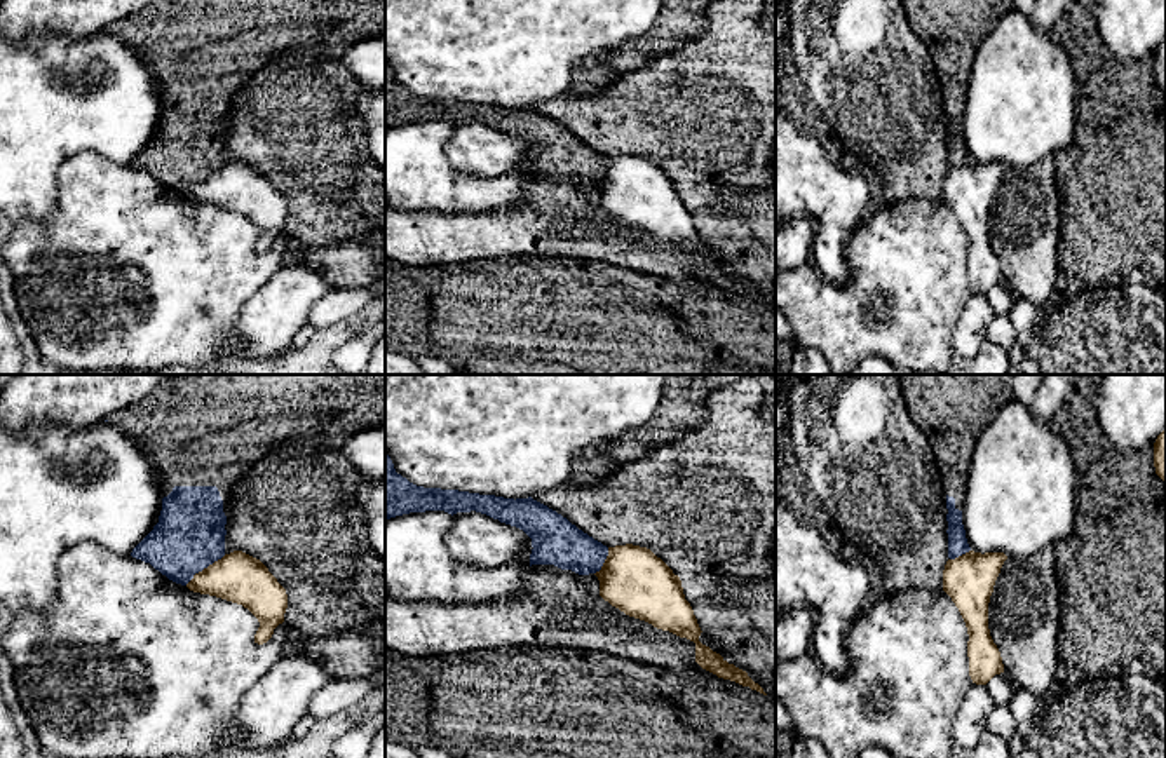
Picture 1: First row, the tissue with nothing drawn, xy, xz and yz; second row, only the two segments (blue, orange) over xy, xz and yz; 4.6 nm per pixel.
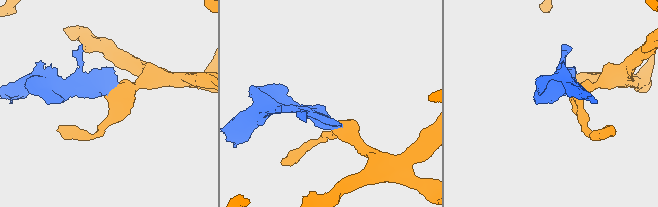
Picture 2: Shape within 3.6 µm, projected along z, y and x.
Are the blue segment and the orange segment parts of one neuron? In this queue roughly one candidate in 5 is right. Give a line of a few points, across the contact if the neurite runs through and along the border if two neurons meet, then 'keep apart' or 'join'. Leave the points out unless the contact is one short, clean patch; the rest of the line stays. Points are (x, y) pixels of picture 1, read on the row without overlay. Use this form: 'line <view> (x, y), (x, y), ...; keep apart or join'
line xy (225, 164), (199, 180), (185, 194); keep apart

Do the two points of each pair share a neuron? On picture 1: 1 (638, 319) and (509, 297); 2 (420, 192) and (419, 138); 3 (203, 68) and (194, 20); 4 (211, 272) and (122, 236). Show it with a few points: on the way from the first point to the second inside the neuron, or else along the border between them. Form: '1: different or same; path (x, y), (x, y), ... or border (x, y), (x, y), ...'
1: same; path (607, 319), (541, 319)
2: same; path (420, 178), (419, 152)
3: different; border (176, 27), (180, 44), (208, 61), (213, 77)
4: same; path (189, 272), (159, 272), (145, 258)

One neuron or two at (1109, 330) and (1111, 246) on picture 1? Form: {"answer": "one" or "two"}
{"answer": "two"}

